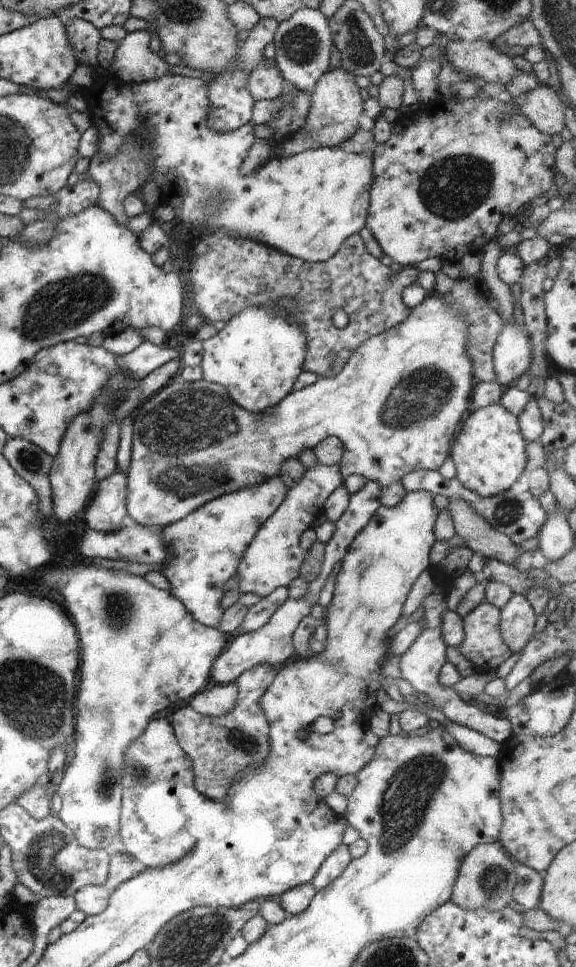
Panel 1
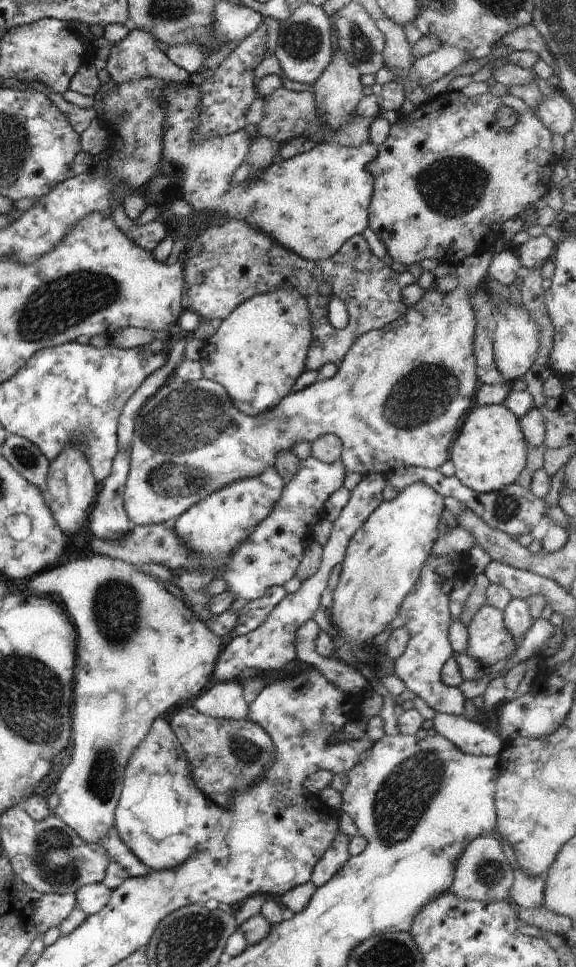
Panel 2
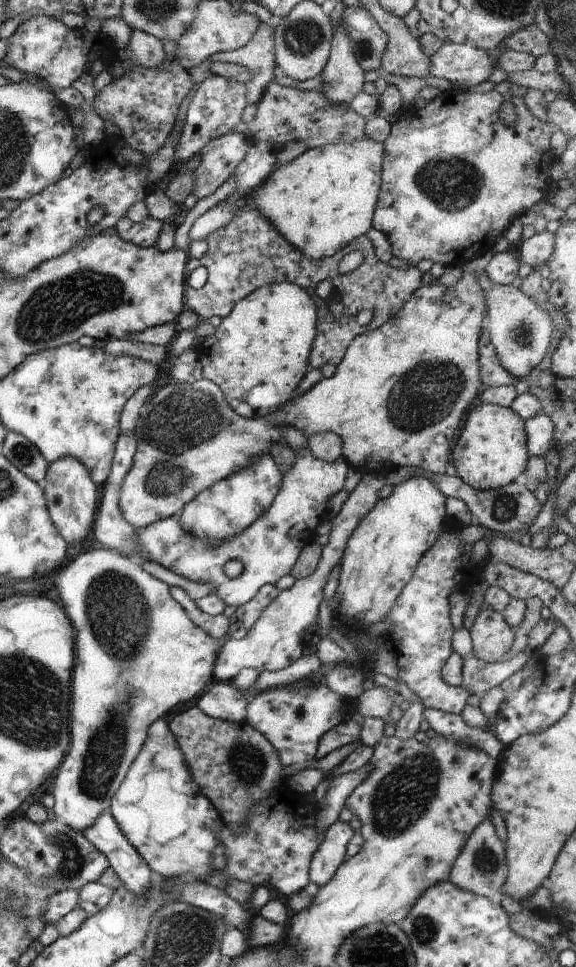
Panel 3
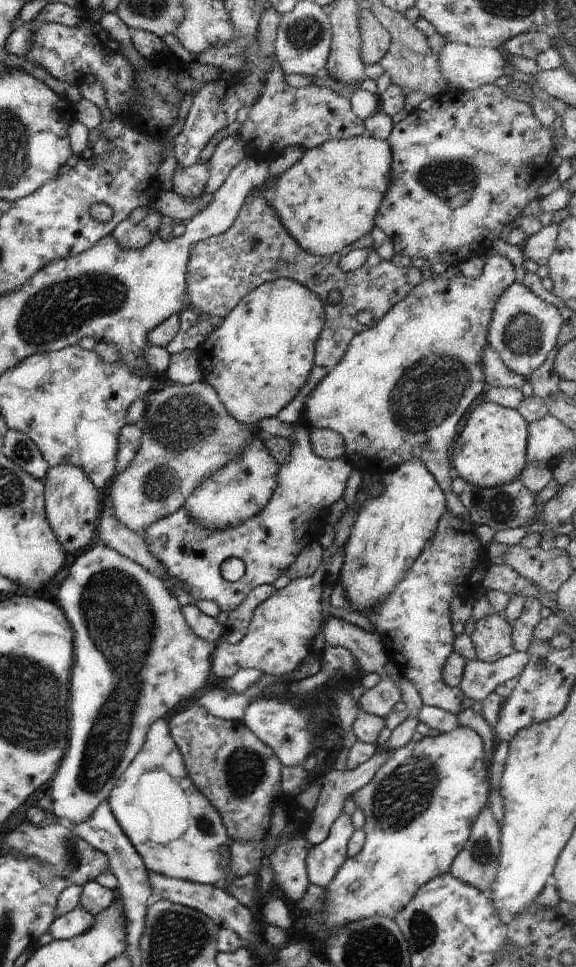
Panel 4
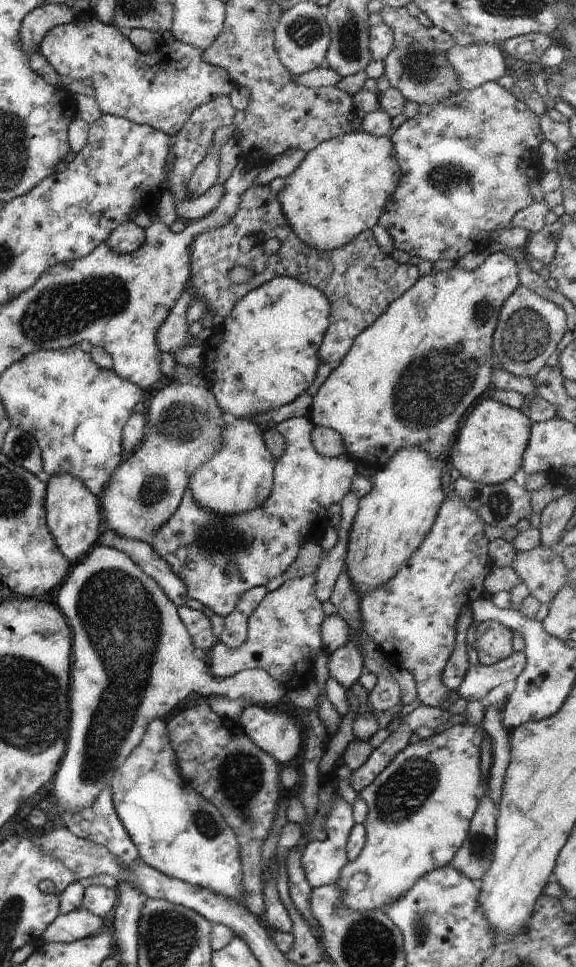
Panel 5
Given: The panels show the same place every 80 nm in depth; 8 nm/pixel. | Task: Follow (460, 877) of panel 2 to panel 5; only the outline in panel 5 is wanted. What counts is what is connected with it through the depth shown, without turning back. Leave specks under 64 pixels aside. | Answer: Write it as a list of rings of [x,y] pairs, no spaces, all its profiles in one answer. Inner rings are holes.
[[[487,794],[474,813],[464,844],[451,860],[451,866],[477,884],[493,861],[497,838],[497,806]]]

